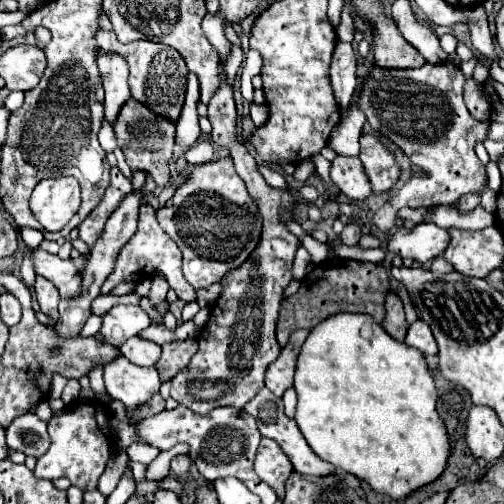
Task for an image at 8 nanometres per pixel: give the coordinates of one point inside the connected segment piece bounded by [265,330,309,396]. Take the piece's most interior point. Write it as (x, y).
(279, 376)

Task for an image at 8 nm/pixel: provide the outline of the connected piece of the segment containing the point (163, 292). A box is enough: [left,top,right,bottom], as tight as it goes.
[149,274,169,304]

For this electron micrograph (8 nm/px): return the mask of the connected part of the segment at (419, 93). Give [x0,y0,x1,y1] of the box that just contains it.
[355,64,497,232]

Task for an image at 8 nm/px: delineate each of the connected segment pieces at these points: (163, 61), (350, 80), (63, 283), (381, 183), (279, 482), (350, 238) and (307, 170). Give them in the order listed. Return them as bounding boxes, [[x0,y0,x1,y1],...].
[[111,40,187,122],[329,42,357,104],[31,248,81,300],[361,134,399,192],[255,438,293,496],[343,222,361,246],[294,160,315,182]]

